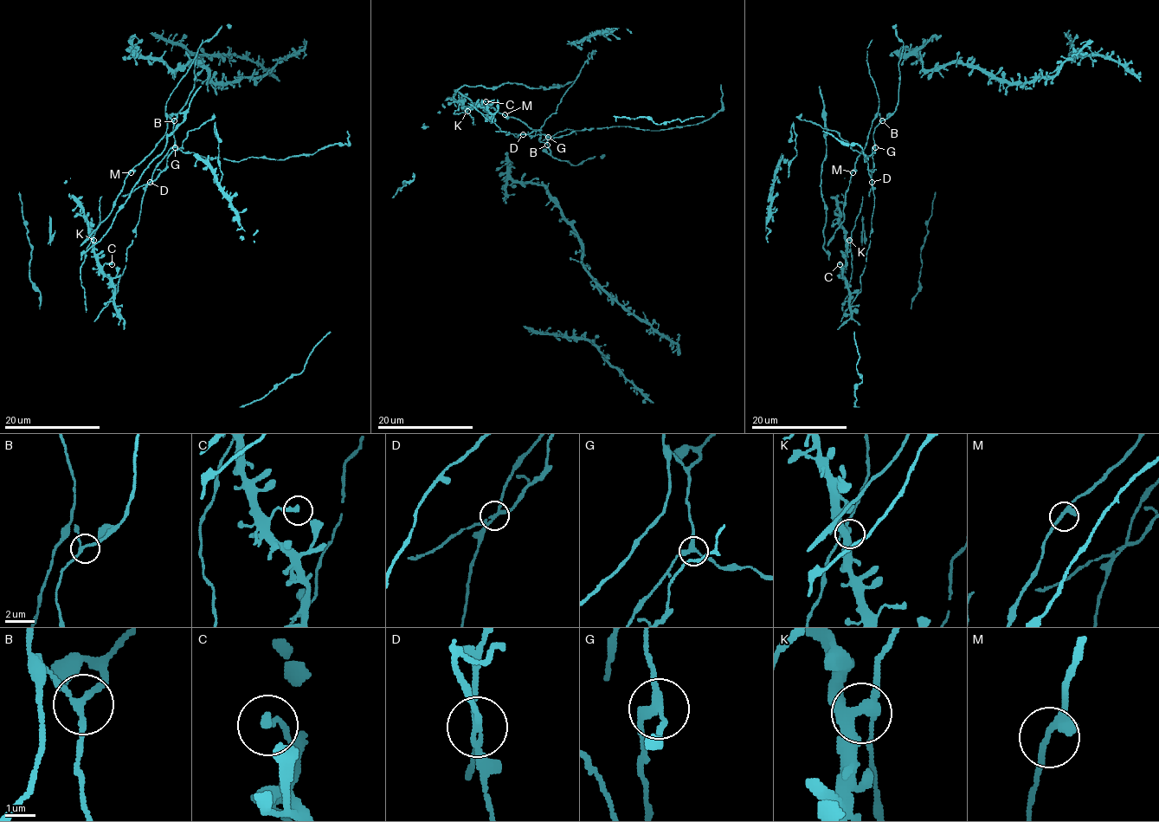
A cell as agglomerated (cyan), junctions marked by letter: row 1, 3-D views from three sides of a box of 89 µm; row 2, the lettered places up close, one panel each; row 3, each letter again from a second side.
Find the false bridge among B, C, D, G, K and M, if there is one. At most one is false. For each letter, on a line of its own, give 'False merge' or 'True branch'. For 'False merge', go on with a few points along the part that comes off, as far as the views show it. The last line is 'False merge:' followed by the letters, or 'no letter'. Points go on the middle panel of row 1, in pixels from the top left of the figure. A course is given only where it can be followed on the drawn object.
B: True branch
C: True branch
D: False merge. Course of the part to remove: (524, 133), (540, 130), (556, 112), (588, 55), (592, 58), (591, 54), (596, 50)
G: True branch
K: True branch
M: True branch
False merge: D

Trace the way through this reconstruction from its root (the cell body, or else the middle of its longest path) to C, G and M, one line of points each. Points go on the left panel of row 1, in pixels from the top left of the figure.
C: (166, 119), (164, 136), (127, 176), (111, 214), (95, 229), (90, 224), (95, 259), (102, 266), (112, 264)
G: (166, 119), (168, 114), (174, 126), (175, 147)
M: (166, 119), (164, 136), (131, 172)

